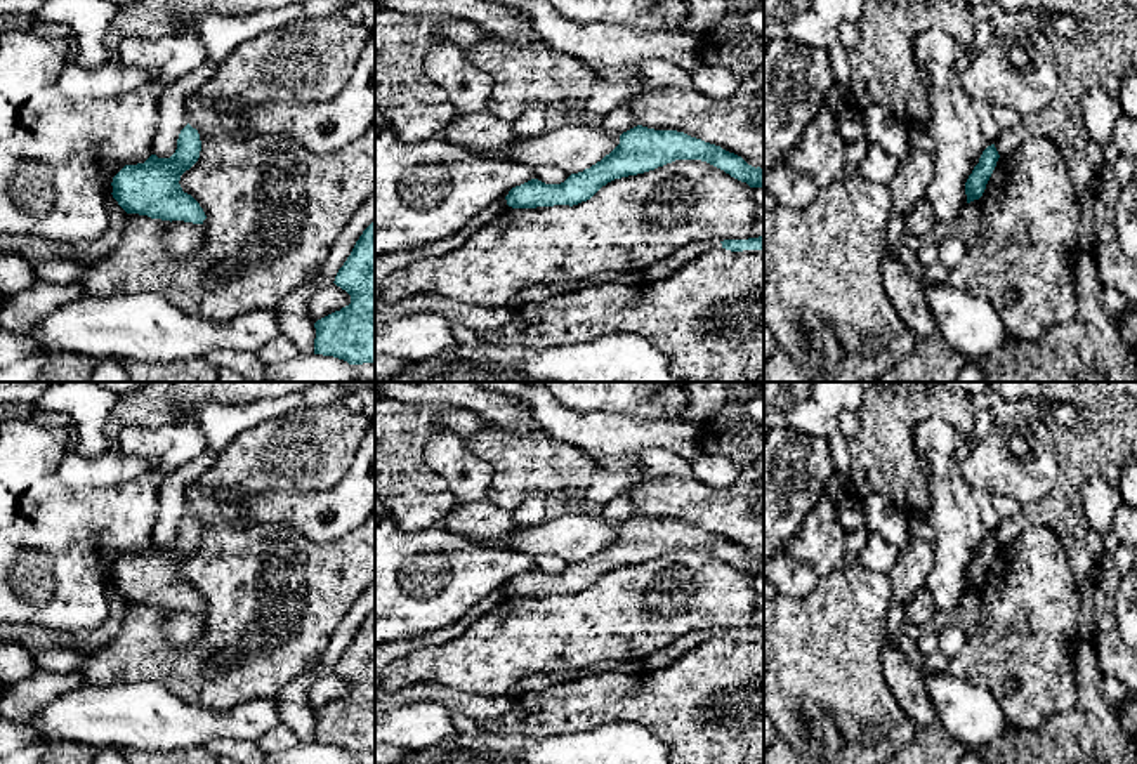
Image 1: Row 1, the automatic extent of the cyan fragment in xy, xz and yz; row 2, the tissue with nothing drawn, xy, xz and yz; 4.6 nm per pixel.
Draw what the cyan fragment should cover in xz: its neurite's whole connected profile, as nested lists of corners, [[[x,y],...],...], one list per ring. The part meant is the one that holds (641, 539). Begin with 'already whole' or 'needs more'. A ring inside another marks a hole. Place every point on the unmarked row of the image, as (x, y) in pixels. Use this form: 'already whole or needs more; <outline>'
already whole; [[[637,514],[620,524],[620,533],[601,550],[571,563],[561,573],[531,568],[505,585],[512,597],[578,594],[590,589],[615,568],[654,559],[675,549],[701,549],[750,576],[764,576],[764,557],[748,554],[741,545],[677,519],[654,519]]]

